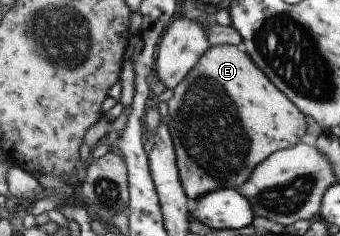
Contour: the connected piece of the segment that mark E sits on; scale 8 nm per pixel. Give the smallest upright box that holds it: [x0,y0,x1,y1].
[165,45,305,202]

